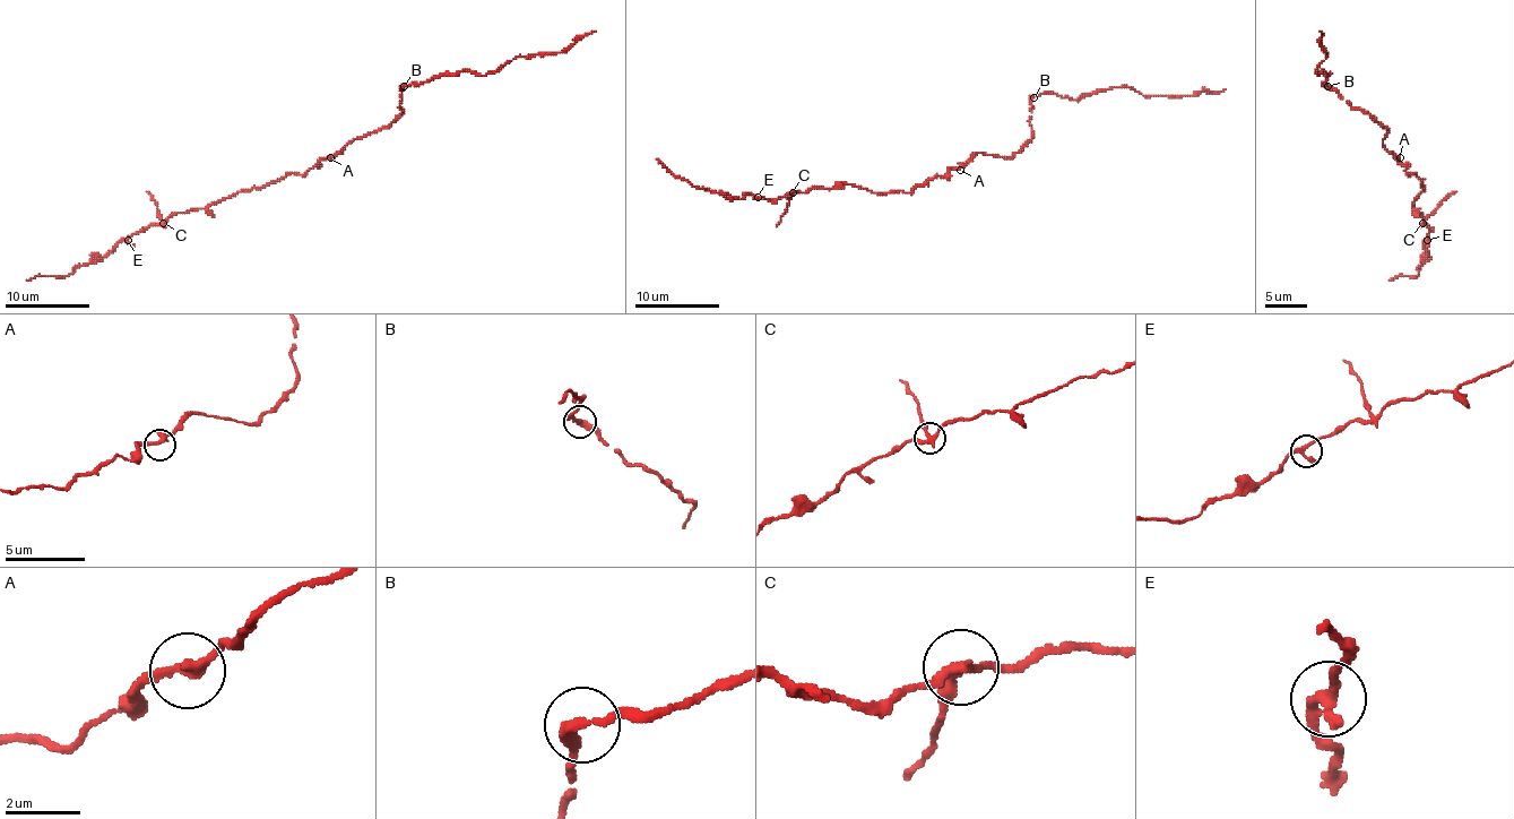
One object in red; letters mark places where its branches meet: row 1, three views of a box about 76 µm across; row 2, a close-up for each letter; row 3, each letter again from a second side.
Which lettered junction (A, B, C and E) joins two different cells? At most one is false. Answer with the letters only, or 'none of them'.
C

